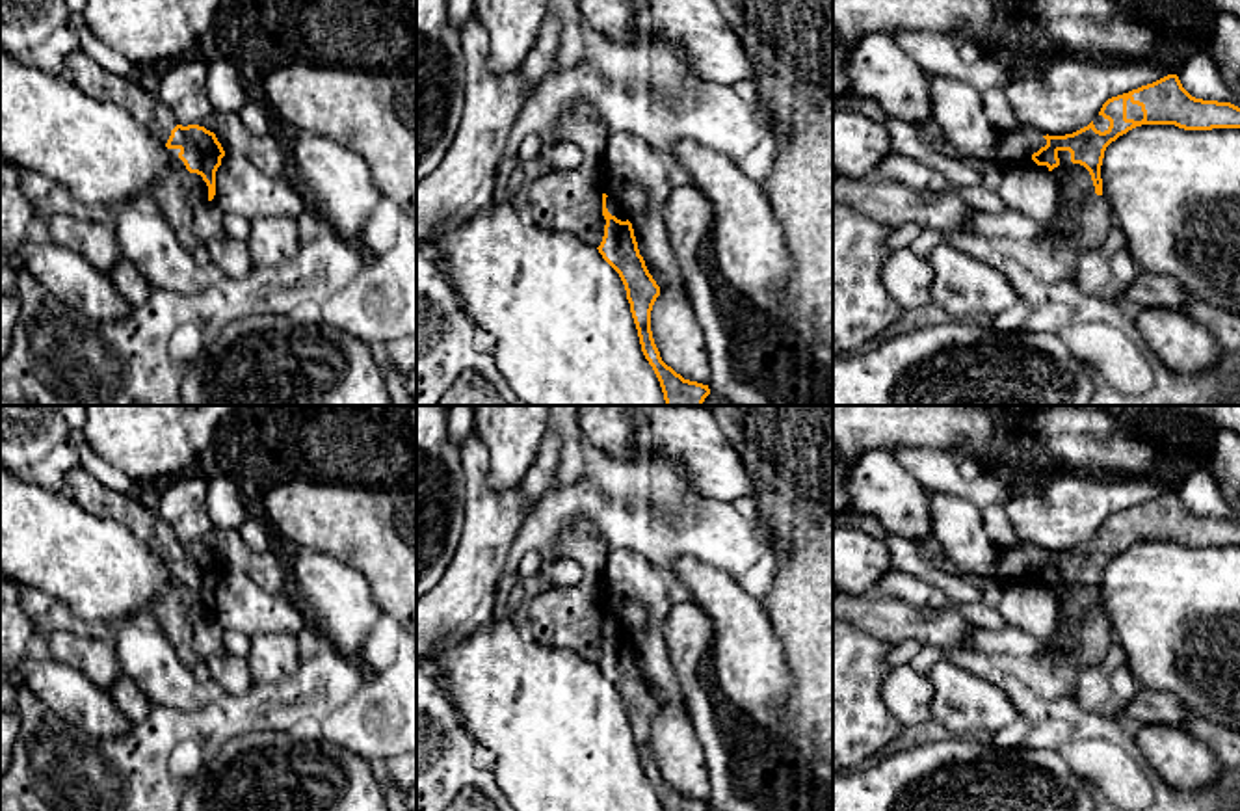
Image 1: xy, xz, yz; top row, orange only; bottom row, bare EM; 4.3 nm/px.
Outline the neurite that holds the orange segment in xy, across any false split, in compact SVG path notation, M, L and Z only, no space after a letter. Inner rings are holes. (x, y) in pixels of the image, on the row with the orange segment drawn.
M80 48L65 58L69 80L87 97L113 102L156 134L169 149L173 162L167 175L145 195L167 219L186 251L199 246L191 231L197 205L216 195L216 171L225 151L216 134L199 125L182 126L175 113L152 91L143 76L112 74Z

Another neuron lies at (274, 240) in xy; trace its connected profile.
M260 216L251 219L247 249L255 266L283 266L297 255L299 225L290 216Z

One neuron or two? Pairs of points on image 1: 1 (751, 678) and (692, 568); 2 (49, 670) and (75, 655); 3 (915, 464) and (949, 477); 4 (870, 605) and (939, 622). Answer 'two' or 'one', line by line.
1: one
2: two
3: one
4: one

